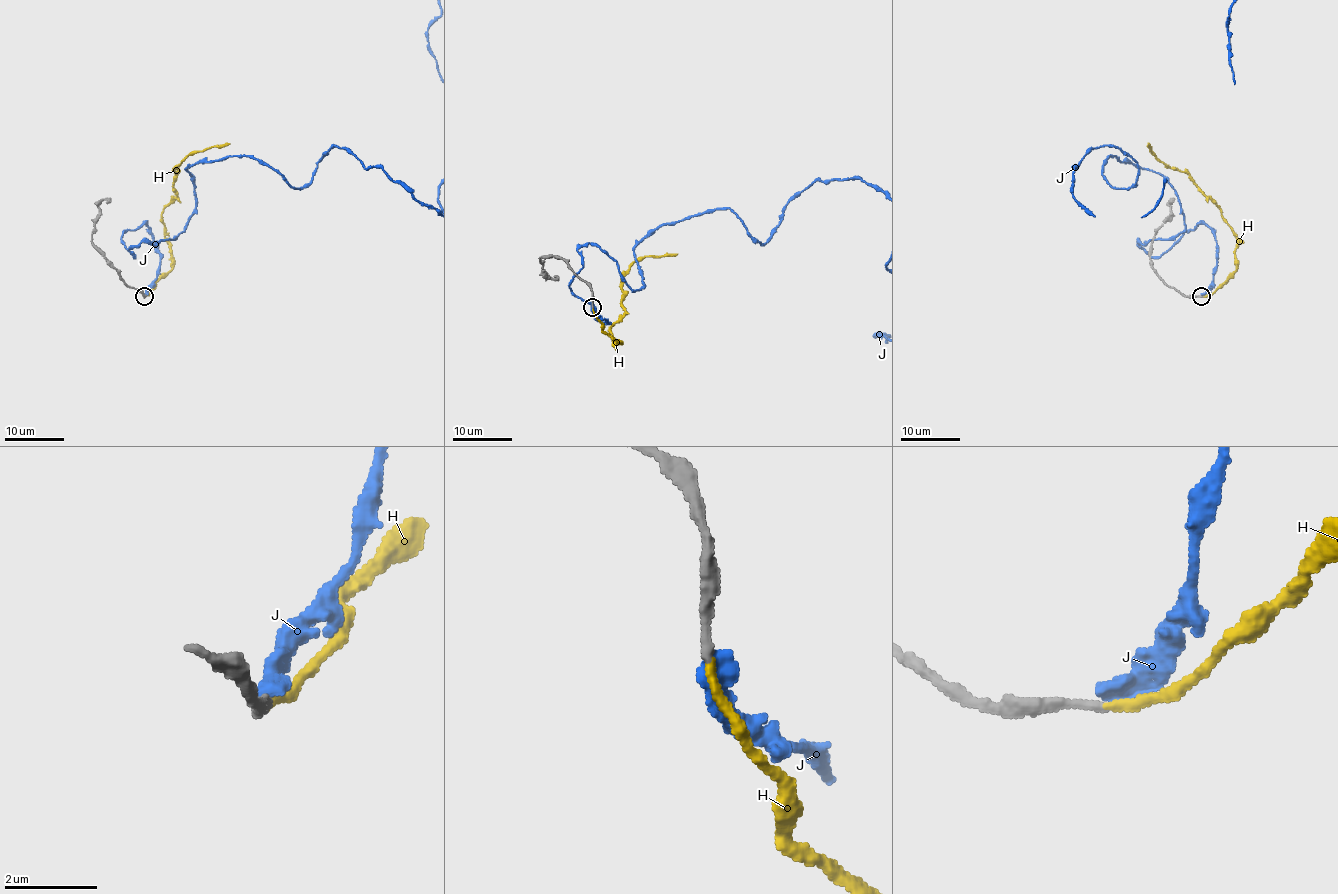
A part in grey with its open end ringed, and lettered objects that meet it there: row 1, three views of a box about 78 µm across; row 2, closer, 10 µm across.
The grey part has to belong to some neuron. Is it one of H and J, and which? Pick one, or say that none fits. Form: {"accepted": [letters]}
{"accepted": ["H"]}

